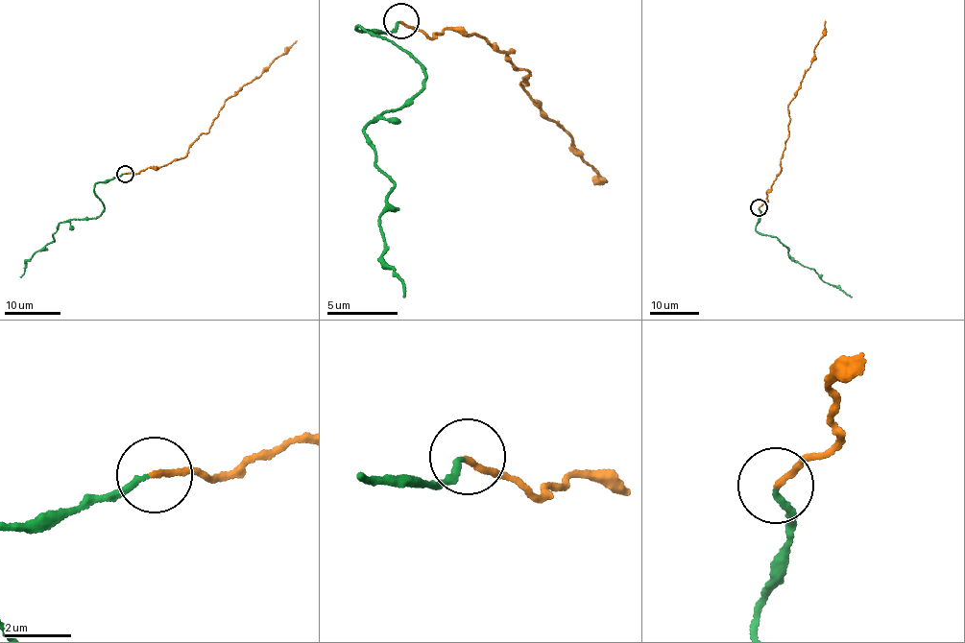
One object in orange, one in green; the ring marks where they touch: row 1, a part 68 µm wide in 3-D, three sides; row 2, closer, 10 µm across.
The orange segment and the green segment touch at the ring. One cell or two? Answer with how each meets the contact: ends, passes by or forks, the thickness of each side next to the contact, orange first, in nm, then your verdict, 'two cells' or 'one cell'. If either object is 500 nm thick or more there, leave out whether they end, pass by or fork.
orange ends there; green ends there; 160 nm thick on the orange side, 170 nm on the other; one cell

